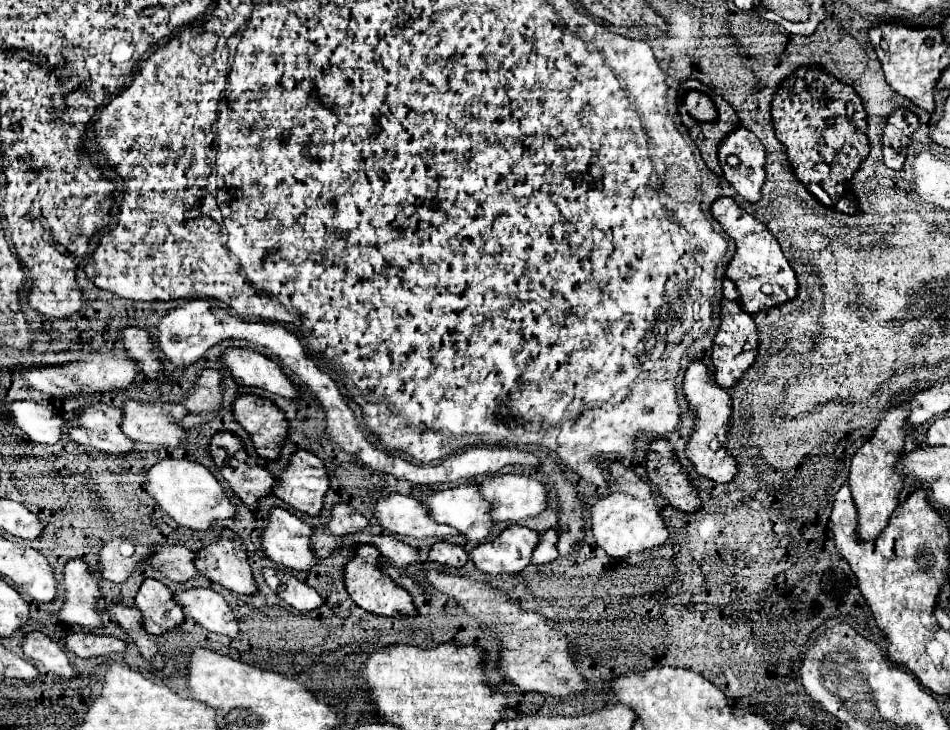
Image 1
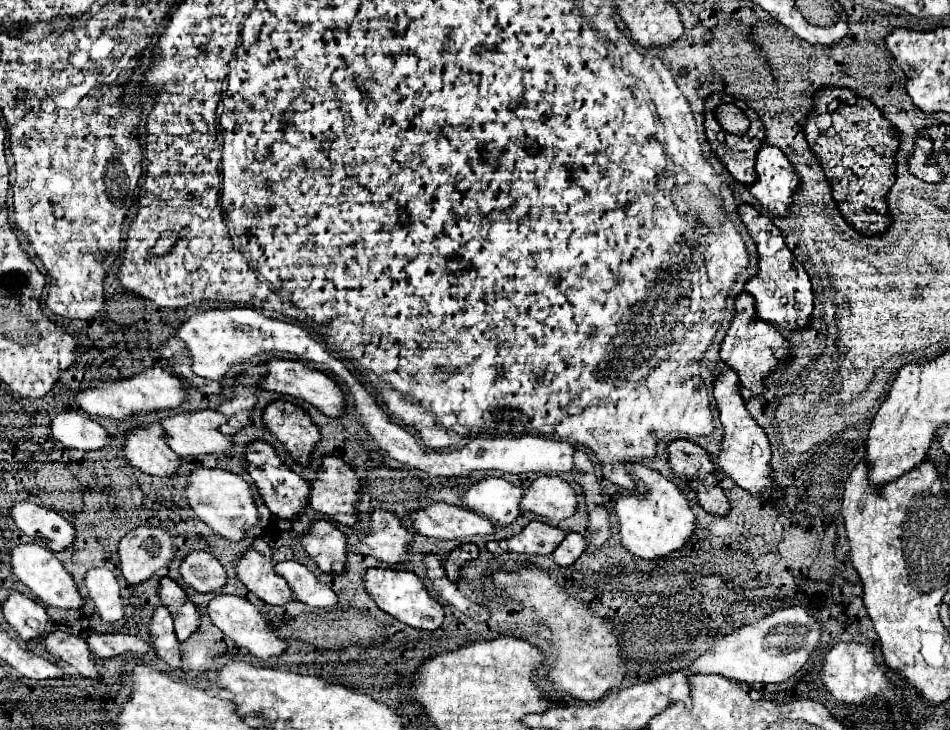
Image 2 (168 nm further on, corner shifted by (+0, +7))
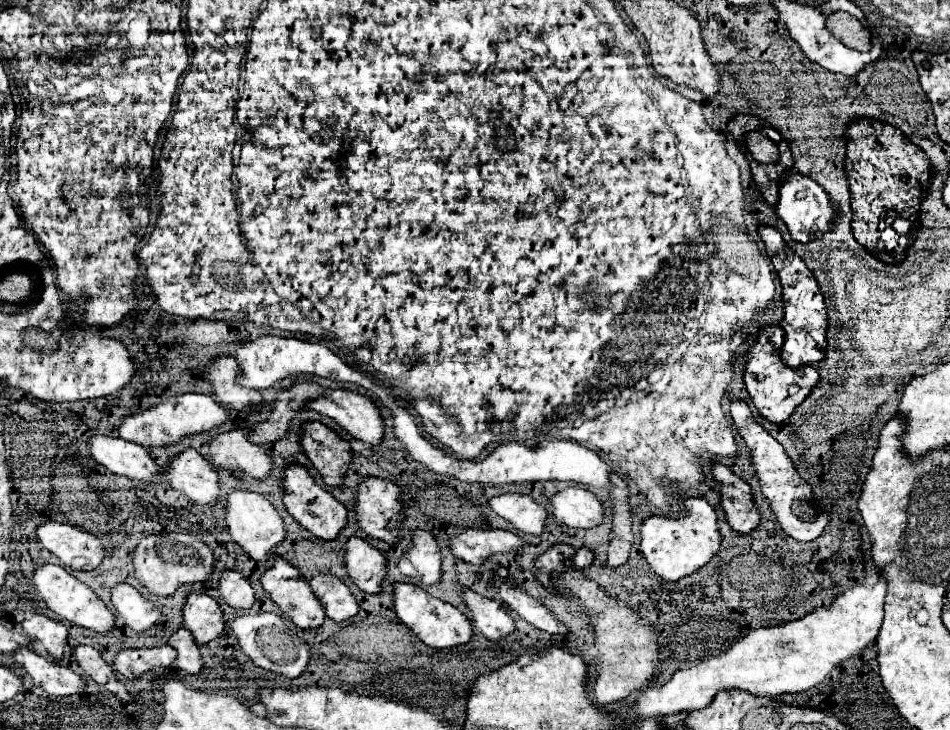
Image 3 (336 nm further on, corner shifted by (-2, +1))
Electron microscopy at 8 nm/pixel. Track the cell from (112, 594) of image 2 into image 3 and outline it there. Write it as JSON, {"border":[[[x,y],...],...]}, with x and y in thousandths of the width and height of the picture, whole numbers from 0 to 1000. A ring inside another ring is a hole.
{"border":[[[121,800],[117,805],[117,825],[121,830],[121,841],[129,858],[140,860],[142,866],[151,866],[163,858],[169,841],[155,825],[146,808],[136,800]]]}

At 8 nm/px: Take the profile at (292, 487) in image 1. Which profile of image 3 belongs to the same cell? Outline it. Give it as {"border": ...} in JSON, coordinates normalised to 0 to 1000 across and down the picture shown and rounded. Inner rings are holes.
{"border":[[[382,655],[369,701],[386,734],[416,745],[420,740],[420,699],[422,671],[414,660],[401,655]]]}

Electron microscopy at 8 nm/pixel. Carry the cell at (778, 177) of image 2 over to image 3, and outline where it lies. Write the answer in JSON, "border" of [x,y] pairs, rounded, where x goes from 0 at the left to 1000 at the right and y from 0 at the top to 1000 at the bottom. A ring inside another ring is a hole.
{"border":[[[828,233],[822,241],[820,274],[816,279],[816,290],[828,307],[833,326],[839,332],[845,332],[845,334],[852,332],[858,321],[875,315],[875,304],[877,304],[877,293],[879,293],[879,288],[873,282],[873,271],[871,271],[868,260],[858,247],[854,247],[852,241],[843,238],[839,233]]]}

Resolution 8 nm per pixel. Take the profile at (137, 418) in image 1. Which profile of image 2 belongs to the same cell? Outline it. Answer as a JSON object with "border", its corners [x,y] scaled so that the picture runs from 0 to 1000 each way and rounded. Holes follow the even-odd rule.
{"border":[[[228,562],[197,564],[172,575],[172,586],[176,589],[176,608],[188,625],[241,619],[245,614],[245,603],[231,592],[233,581],[239,581],[239,573]]]}

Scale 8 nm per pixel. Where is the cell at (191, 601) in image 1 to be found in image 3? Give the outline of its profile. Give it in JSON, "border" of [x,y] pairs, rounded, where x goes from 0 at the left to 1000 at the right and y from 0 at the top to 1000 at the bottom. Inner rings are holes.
{"border":[[[271,838],[271,841],[252,841],[239,852],[241,863],[247,868],[254,890],[275,915],[298,923],[302,929],[315,926],[323,907],[325,907],[325,885],[311,868],[311,858],[285,838]]]}

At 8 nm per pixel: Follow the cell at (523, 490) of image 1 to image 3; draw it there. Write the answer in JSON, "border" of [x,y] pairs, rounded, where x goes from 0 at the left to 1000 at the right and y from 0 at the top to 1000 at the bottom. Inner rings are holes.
{"border":[[[597,666],[580,682],[580,704],[599,723],[624,723],[635,710],[631,682],[609,666]]]}

